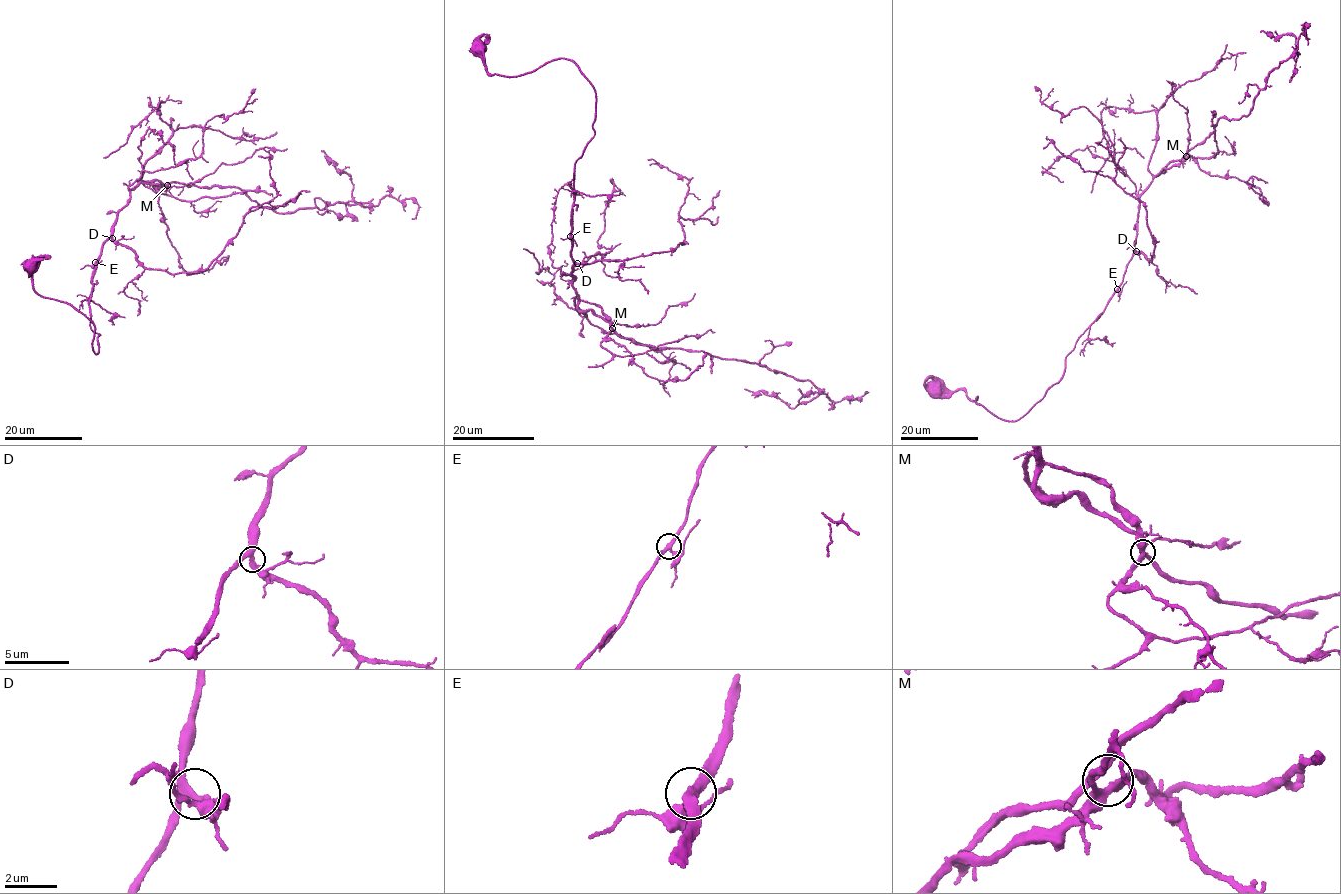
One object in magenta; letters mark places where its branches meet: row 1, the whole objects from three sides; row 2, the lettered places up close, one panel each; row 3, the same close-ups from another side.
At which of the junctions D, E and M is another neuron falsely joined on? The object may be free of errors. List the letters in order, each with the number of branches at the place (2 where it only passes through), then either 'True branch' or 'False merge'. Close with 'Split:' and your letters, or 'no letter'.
D: Branches: 3. True branch
E: Branches: 3. True branch
M: Branches: 3. True branch
Split: no letter

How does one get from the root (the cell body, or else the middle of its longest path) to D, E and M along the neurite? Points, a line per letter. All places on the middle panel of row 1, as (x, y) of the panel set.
D: (478, 48), (491, 74), (517, 77), (567, 58), (593, 86), (595, 133), (573, 168), (569, 252), (577, 263)
E: (478, 48), (474, 53), (491, 74), (517, 77), (567, 58), (593, 86), (595, 133), (573, 168), (571, 236)
M: (478, 48), (491, 74), (567, 58), (593, 86), (570, 274), (612, 328)

